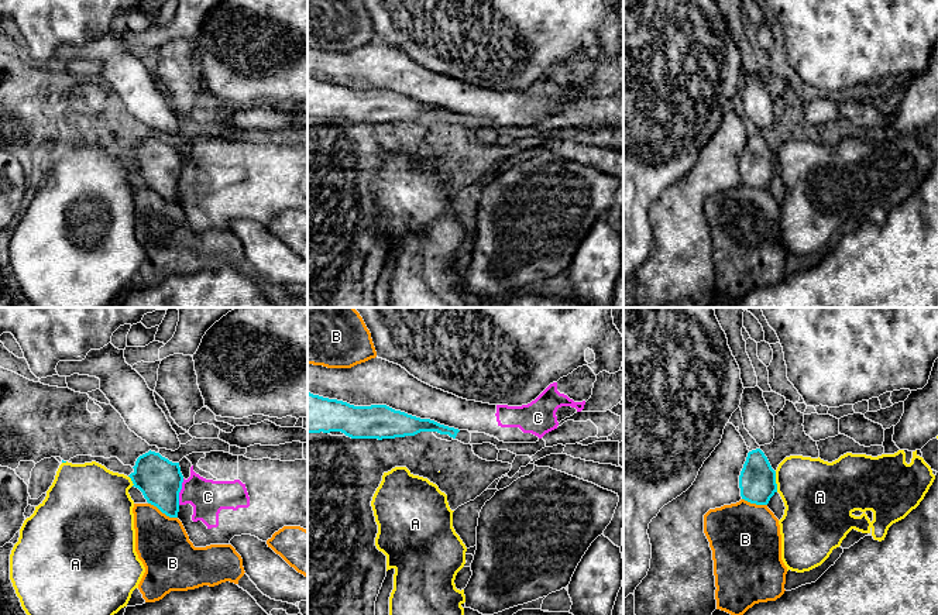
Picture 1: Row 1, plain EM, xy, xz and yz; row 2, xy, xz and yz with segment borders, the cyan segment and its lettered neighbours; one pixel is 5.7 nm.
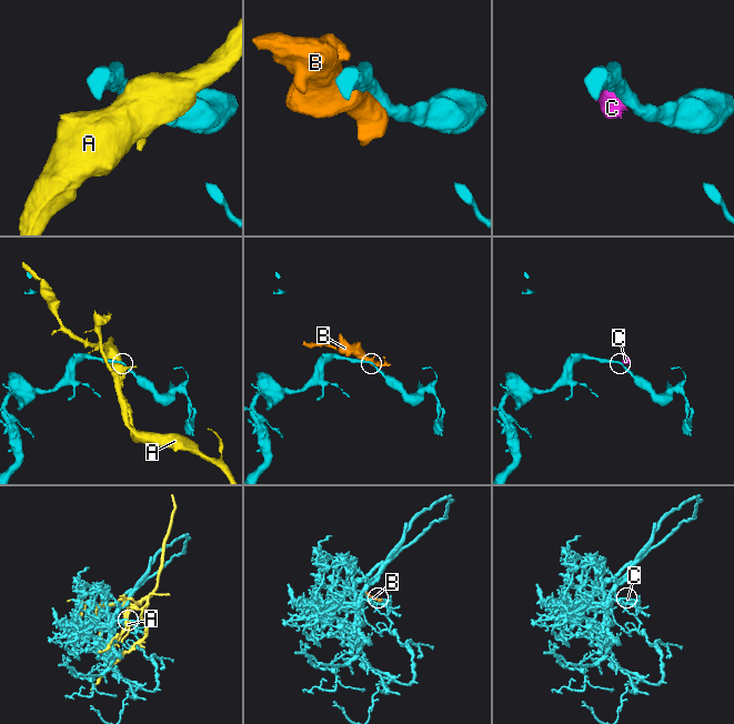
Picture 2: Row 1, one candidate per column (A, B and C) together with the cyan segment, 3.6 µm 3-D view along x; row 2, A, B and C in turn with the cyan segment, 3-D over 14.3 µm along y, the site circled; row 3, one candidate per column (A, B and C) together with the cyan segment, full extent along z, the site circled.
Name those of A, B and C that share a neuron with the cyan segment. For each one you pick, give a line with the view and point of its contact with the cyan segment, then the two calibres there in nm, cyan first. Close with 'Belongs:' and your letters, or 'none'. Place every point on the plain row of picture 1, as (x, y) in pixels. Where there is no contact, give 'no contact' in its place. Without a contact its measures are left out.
Belongs: none

